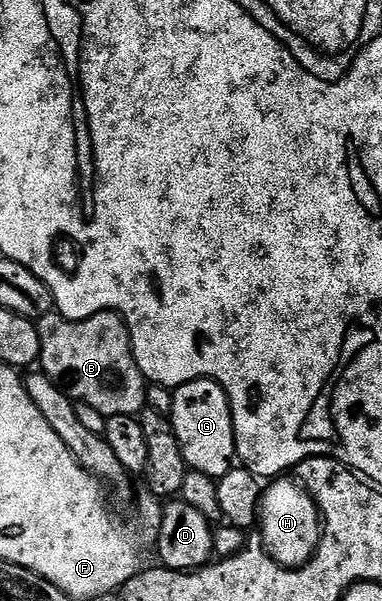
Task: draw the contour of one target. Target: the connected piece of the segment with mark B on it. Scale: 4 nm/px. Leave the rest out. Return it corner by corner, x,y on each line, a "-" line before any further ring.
102,310
99,314
74,322
73,319
65,318
58,312
52,312
38,319
37,325
41,336
38,365
41,367
42,373
59,383
76,403
91,406
107,418
129,416
130,414
142,415
147,404
149,383
144,378
135,359
127,323
118,314

